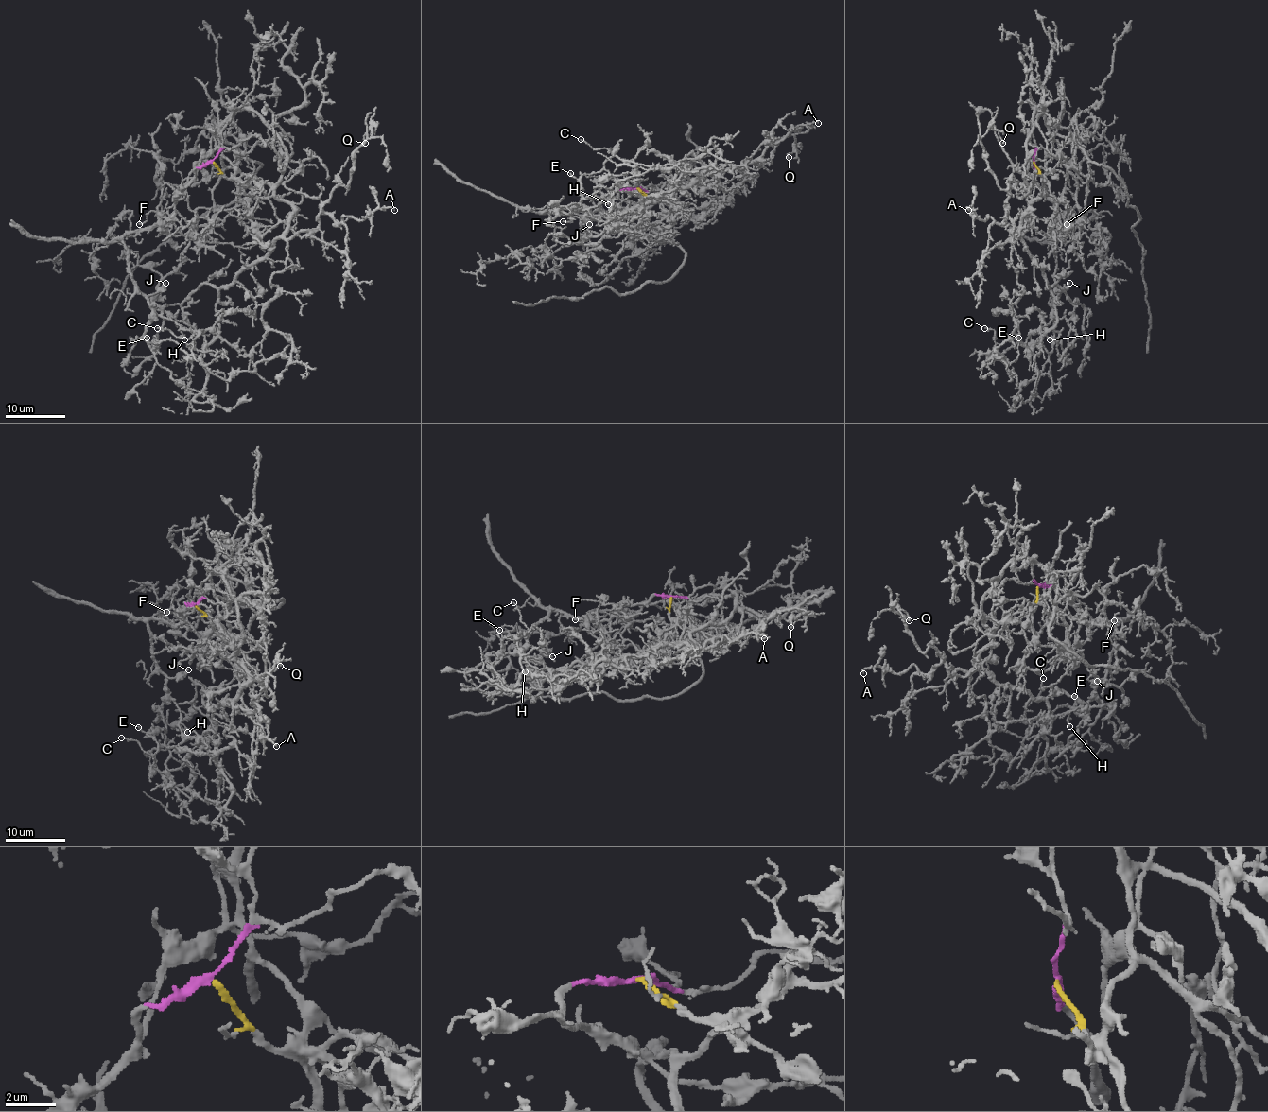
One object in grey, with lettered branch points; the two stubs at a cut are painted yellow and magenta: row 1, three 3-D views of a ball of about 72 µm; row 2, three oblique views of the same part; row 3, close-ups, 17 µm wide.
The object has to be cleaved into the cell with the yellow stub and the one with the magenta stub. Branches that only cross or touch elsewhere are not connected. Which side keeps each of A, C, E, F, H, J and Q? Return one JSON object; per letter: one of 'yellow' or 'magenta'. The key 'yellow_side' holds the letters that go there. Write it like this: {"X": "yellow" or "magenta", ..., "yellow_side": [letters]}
{"A": "yellow", "C": "magenta", "E": "magenta", "F": "magenta", "H": "magenta", "J": "magenta", "Q": "yellow", "yellow_side": ["A", "Q"]}

